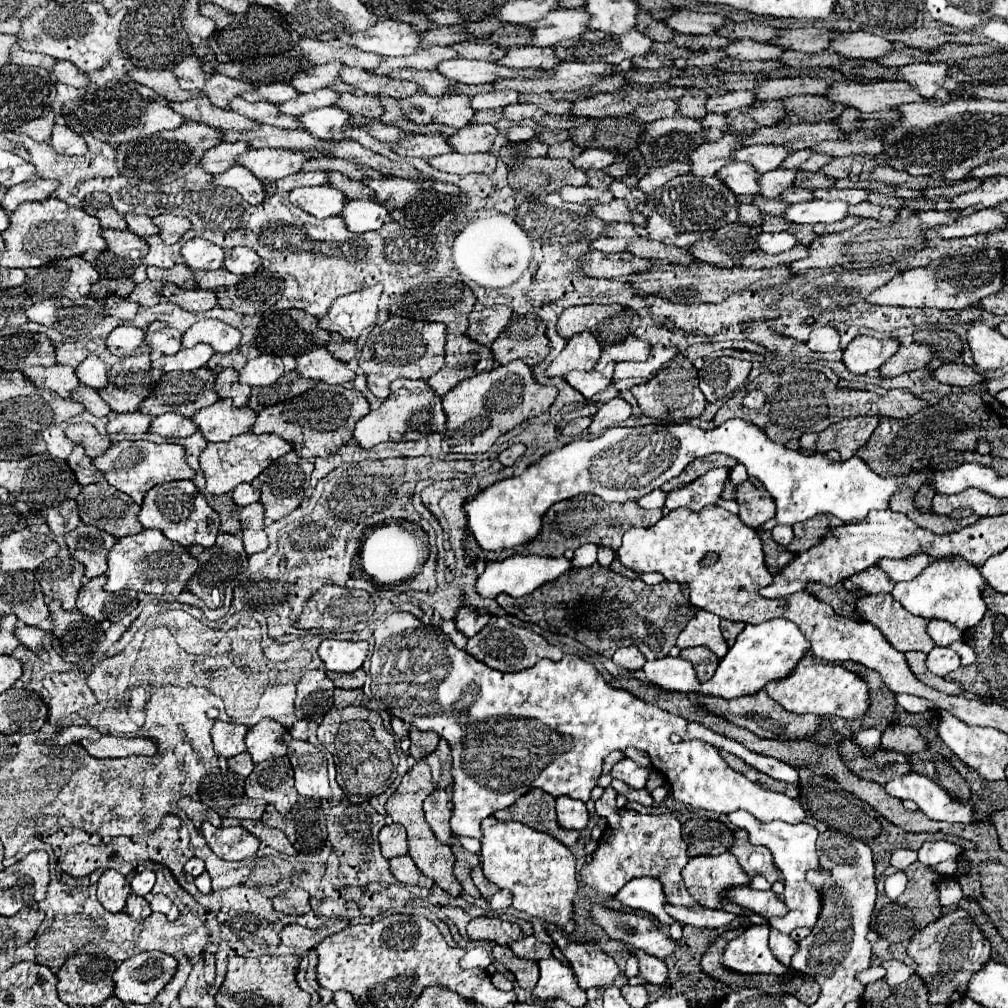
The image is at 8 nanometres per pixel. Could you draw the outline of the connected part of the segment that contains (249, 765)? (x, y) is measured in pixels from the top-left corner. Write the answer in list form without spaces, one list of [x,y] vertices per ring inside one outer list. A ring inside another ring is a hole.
[[[243,752],[243,754],[237,754],[237,756],[231,756],[227,758],[227,764],[233,772],[241,774],[241,776],[249,776],[251,770],[253,770],[253,762],[251,762],[251,756],[247,756],[249,752]]]

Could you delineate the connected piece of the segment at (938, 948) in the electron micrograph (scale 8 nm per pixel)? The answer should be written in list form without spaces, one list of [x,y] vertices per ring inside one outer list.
[[[953,910],[945,914],[937,922],[919,930],[907,948],[907,956],[917,964],[915,974],[927,984],[929,988],[929,1002],[931,1004],[951,1004],[965,996],[967,984],[975,972],[979,972],[989,956],[991,946],[983,938],[979,926],[969,920],[965,910]]]

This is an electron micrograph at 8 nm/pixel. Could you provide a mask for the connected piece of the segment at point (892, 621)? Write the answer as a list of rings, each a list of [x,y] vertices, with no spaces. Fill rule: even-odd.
[[[871,594],[859,598],[857,610],[865,622],[877,626],[885,640],[889,640],[889,644],[901,652],[921,650],[929,654],[935,646],[927,634],[929,620],[907,612],[891,594]]]

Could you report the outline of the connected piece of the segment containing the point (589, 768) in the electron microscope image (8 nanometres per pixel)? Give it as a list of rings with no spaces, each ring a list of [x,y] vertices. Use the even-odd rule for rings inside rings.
[[[453,642],[447,644],[447,676],[439,680],[435,686],[435,692],[431,694],[431,708],[433,716],[407,716],[407,724],[413,724],[421,730],[433,730],[441,738],[445,738],[451,746],[451,758],[453,758],[453,812],[451,812],[451,830],[455,836],[471,836],[479,838],[479,826],[481,820],[491,816],[497,810],[503,810],[511,806],[519,796],[523,796],[527,790],[541,788],[543,792],[551,794],[553,798],[569,796],[579,798],[583,802],[591,800],[591,790],[597,786],[601,764],[607,754],[614,750],[625,750],[629,746],[639,748],[647,752],[651,758],[651,764],[655,770],[665,774],[667,782],[671,784],[671,794],[675,800],[689,804],[693,808],[703,808],[717,814],[729,814],[729,822],[733,822],[737,828],[747,830],[749,840],[753,844],[761,844],[769,848],[773,854],[773,864],[781,870],[785,880],[785,904],[789,912],[781,918],[771,918],[771,928],[779,932],[791,932],[795,928],[813,928],[819,912],[821,912],[821,892],[819,888],[811,886],[805,880],[805,874],[809,870],[823,870],[819,866],[819,856],[815,850],[817,842],[817,828],[811,824],[805,824],[805,812],[799,804],[799,800],[789,798],[779,792],[771,792],[761,788],[759,784],[747,780],[743,774],[735,772],[727,766],[727,762],[721,758],[719,750],[727,750],[735,754],[737,758],[743,758],[749,766],[757,768],[759,772],[791,782],[791,766],[783,764],[777,758],[755,754],[743,744],[729,740],[721,734],[709,732],[705,726],[697,722],[689,722],[683,718],[677,718],[669,712],[659,712],[659,708],[641,702],[639,698],[631,696],[625,690],[611,688],[603,676],[593,668],[593,664],[581,660],[579,656],[567,654],[559,662],[551,660],[539,660],[533,668],[515,672],[515,674],[501,674],[499,670],[483,666],[479,660],[475,660],[465,650],[459,650]],[[679,734],[681,741],[673,744],[670,737]]]

